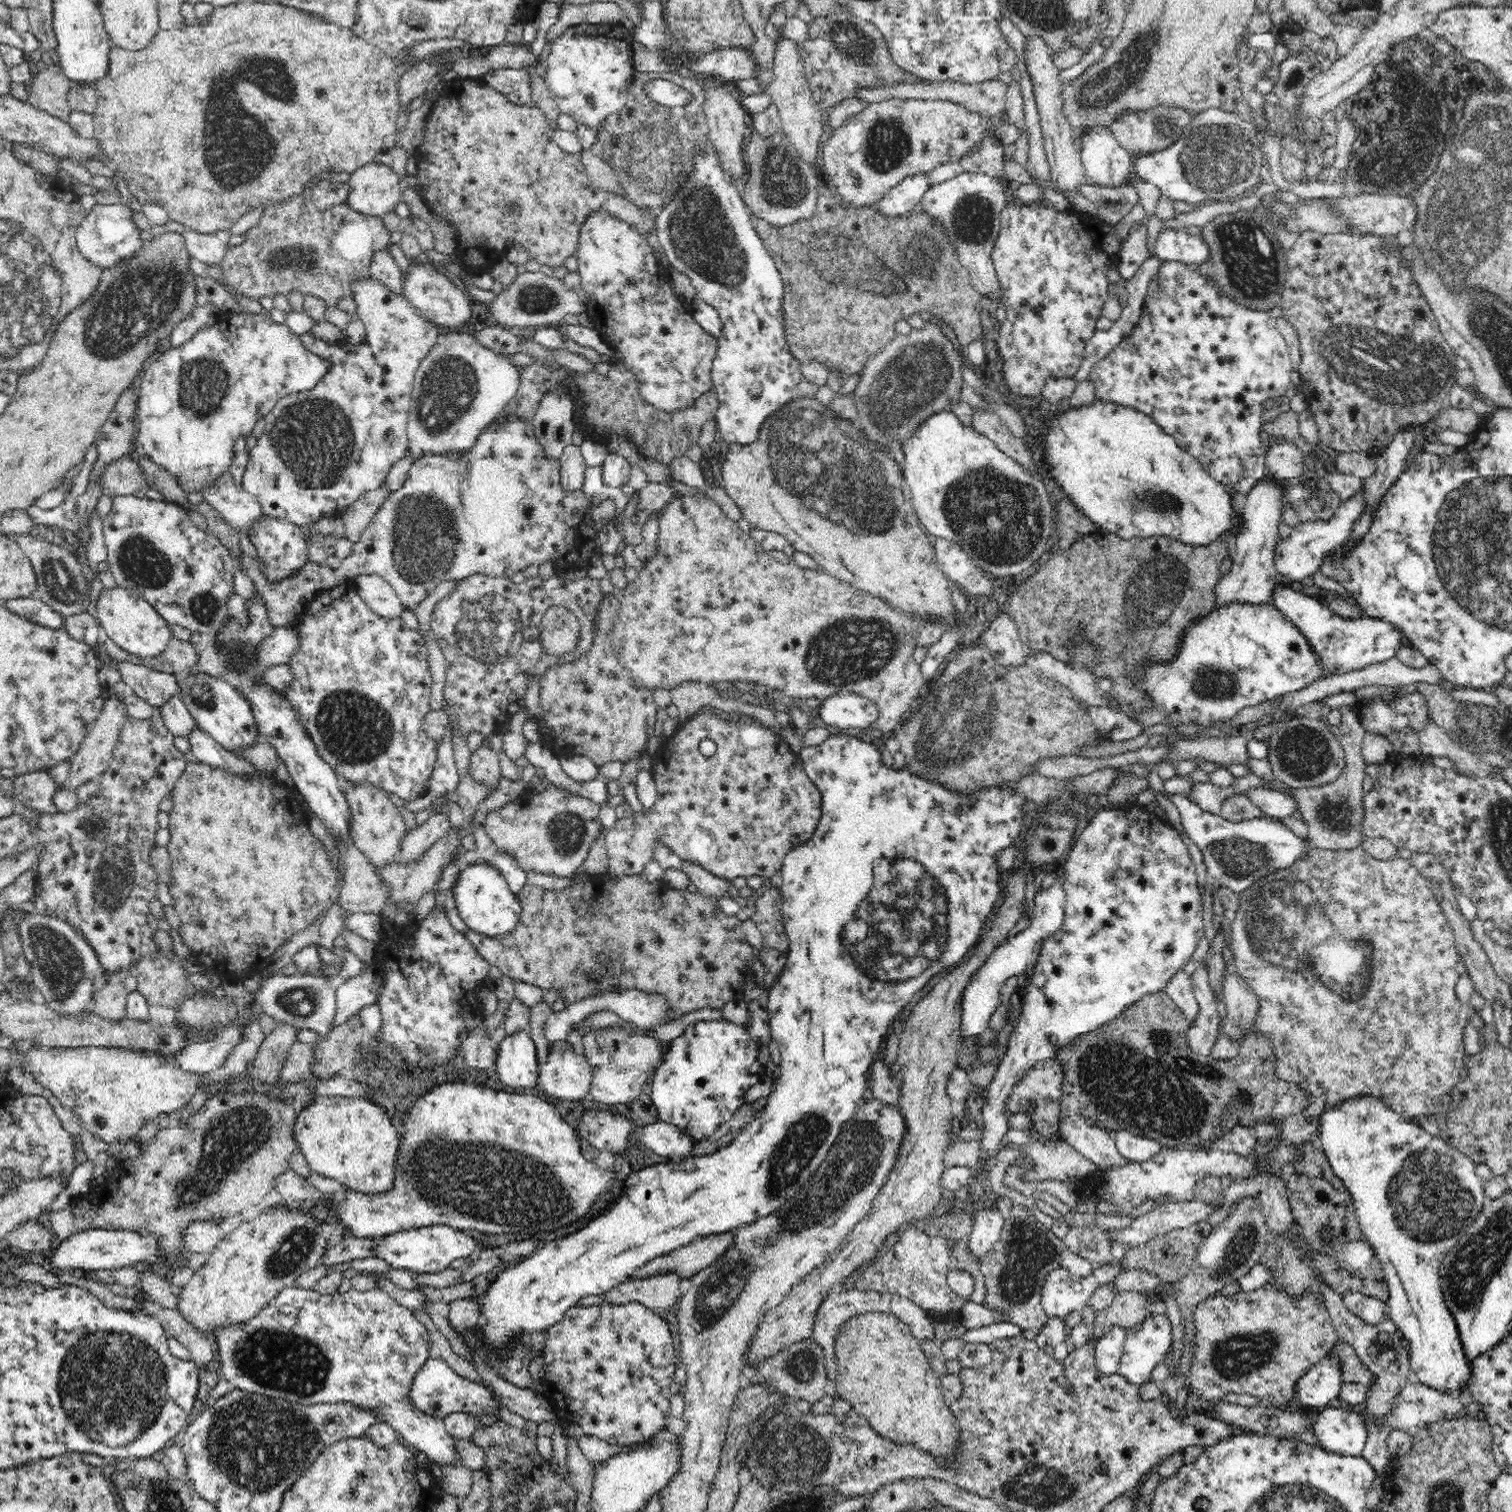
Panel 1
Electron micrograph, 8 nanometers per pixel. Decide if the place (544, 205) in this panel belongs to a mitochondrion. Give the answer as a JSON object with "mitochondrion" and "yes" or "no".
{"mitochondrion":"no"}

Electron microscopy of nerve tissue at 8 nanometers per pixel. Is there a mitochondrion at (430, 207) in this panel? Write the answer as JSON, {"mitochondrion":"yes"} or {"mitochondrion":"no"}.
{"mitochondrion":"no"}

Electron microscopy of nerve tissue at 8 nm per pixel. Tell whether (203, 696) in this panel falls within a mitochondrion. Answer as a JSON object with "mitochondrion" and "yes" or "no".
{"mitochondrion":"yes"}

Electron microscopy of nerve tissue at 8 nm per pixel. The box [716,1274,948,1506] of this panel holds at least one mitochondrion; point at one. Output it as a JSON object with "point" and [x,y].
{"point":[813,1450]}

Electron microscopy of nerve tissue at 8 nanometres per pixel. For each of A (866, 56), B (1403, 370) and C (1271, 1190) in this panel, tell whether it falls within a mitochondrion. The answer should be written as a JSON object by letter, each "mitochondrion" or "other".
{"A":"mitochondrion","B":"mitochondrion","C":"other"}

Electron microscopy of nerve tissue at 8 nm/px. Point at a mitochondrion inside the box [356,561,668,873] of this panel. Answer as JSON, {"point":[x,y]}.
{"point":[485,627]}

